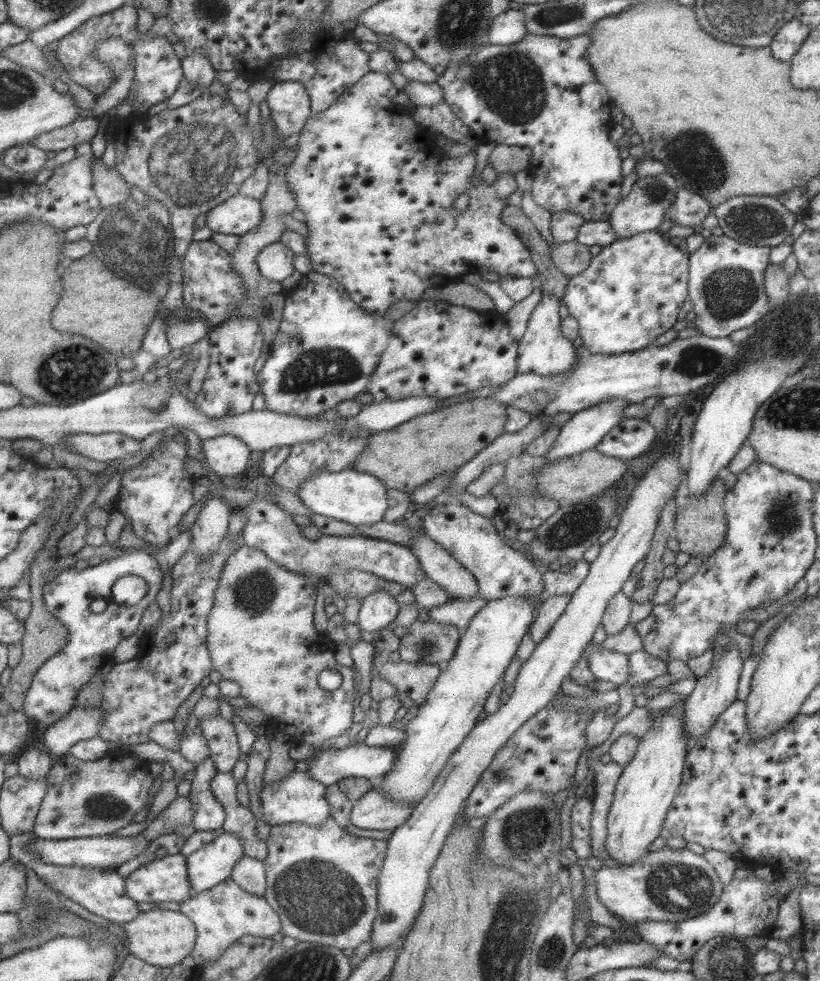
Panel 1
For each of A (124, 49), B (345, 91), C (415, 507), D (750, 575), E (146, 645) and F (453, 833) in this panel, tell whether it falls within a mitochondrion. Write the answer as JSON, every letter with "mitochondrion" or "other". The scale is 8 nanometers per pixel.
{"A":"other","B":"other","C":"other","D":"other","E":"other","F":"other"}

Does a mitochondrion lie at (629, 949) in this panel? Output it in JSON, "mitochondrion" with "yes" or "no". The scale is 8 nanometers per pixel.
{"mitochondrion":"no"}

